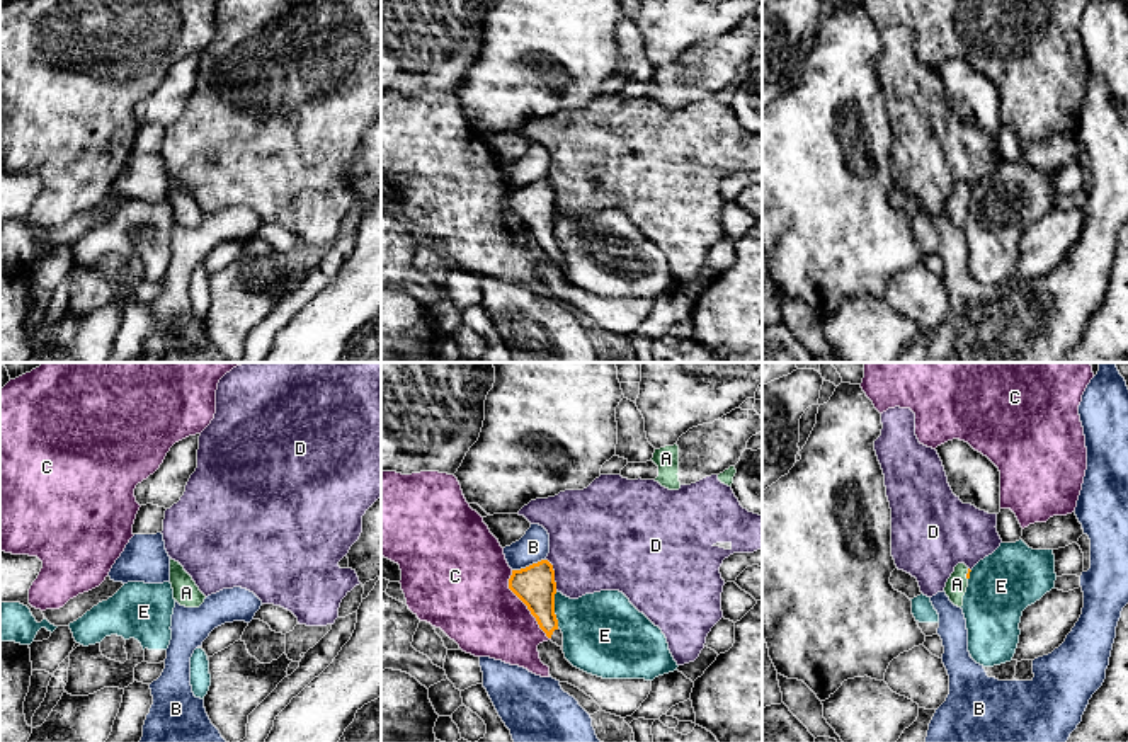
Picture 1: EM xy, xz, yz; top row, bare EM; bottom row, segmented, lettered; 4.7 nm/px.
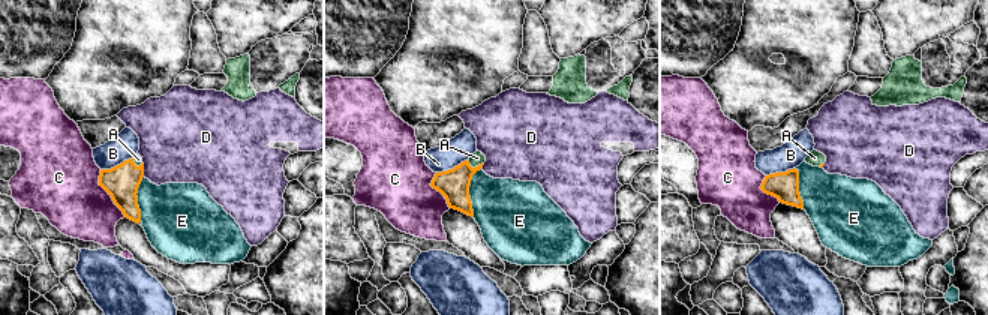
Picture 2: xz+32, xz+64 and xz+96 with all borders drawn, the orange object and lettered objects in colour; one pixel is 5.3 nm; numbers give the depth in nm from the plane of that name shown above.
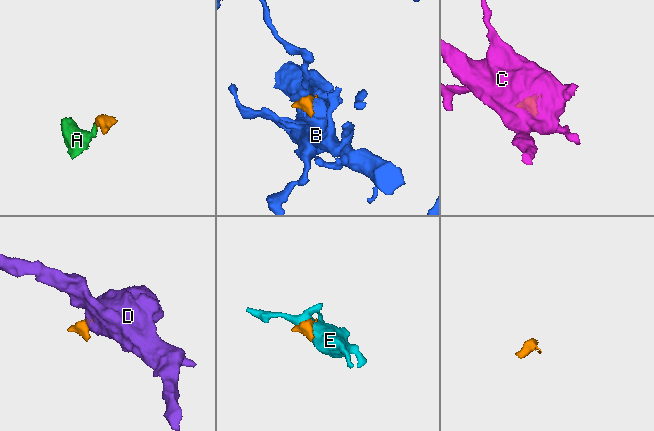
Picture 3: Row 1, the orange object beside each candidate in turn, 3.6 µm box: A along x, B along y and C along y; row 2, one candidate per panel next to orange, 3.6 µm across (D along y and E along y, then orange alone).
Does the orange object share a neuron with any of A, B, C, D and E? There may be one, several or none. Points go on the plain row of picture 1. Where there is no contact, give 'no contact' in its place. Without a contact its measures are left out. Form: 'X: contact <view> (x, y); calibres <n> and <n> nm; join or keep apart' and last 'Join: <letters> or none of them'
A: contact yz (967, 193); calibres 20 and 100 nm; join
B: contact xz (529, 184); calibres 190 and 150 nm; keep apart
C: contact xz (524, 222); calibres 190 and 380 nm; keep apart
D: contact xz (553, 193); calibres 190 and 440 nm; keep apart
E: contact xz (553, 228); calibres 190 and 360 nm; keep apart
Join: A

